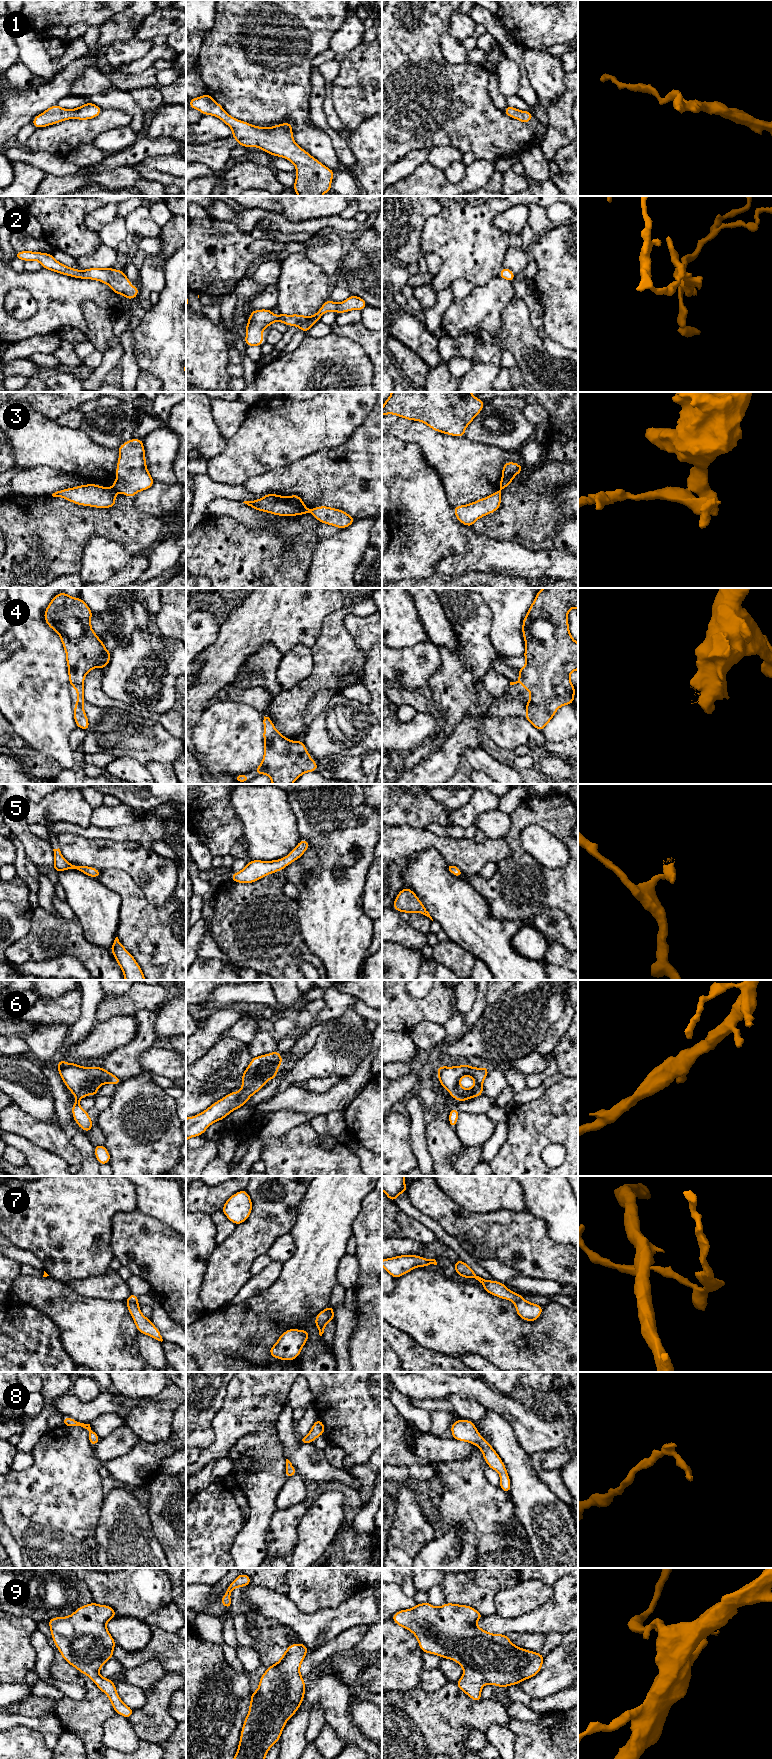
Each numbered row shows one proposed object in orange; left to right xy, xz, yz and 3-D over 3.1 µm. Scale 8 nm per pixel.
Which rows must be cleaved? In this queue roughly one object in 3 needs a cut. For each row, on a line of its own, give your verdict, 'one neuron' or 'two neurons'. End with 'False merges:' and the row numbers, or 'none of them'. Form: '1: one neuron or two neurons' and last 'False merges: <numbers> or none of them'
1: one neuron
2: one neuron
3: two neurons
4: one neuron
5: one neuron
6: one neuron
7: two neurons
8: one neuron
9: one neuron
False merges: 3, 7

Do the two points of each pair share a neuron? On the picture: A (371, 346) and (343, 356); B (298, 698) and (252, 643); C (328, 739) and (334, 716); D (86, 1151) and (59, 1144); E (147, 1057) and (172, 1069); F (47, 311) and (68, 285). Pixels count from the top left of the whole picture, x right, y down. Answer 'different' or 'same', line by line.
A: different
B: different
C: same
D: different
E: same
F: same

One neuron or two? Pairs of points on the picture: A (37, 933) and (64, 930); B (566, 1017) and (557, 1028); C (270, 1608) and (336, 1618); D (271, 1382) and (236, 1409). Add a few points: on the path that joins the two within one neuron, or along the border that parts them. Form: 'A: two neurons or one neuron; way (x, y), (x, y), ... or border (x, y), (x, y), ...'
A: one neuron; way (44, 933), (57, 933)
B: one neuron; way (565, 1020), (560, 1025)
C: one neuron; way (286, 1612), (297, 1620), (320, 1620)
D: one neuron; way (262, 1389), (245, 1406)

